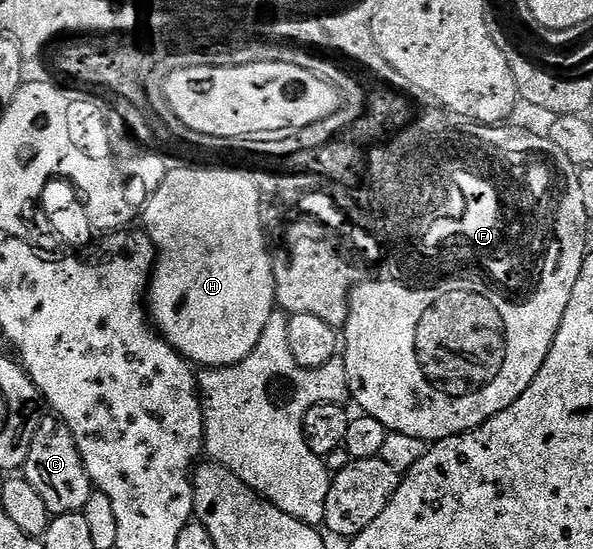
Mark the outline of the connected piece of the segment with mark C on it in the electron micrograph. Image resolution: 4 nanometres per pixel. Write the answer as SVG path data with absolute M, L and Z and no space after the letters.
M53 415L43 416L38 422L32 435L32 443L28 447L24 476L28 483L32 483L36 495L44 499L44 507L48 507L52 515L81 513L92 492L90 476L87 475L84 463L80 459L80 451L76 447L70 428Z

